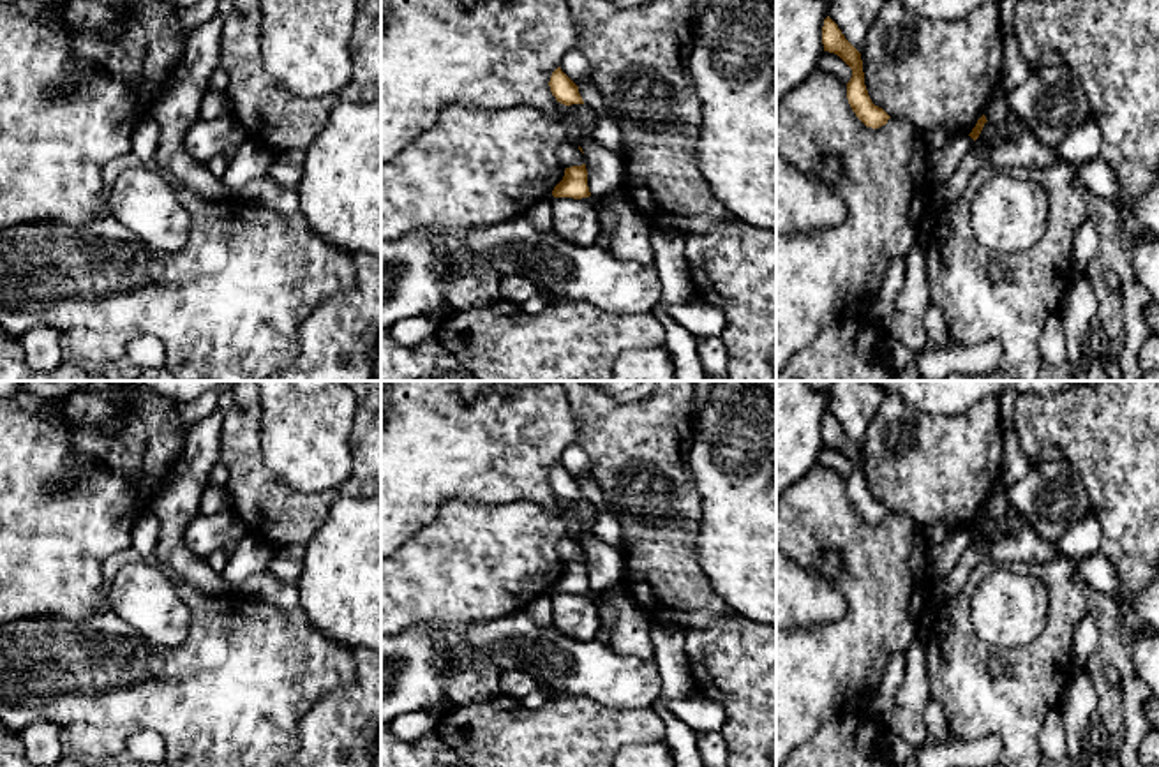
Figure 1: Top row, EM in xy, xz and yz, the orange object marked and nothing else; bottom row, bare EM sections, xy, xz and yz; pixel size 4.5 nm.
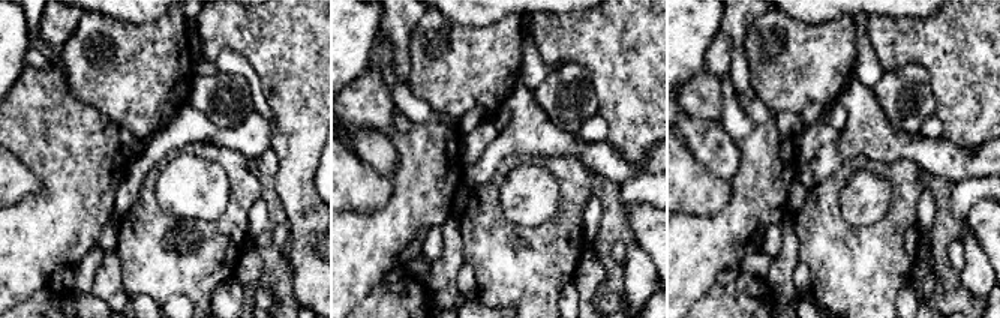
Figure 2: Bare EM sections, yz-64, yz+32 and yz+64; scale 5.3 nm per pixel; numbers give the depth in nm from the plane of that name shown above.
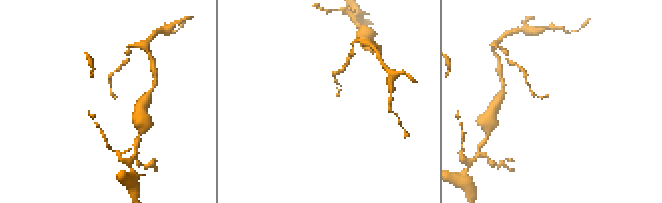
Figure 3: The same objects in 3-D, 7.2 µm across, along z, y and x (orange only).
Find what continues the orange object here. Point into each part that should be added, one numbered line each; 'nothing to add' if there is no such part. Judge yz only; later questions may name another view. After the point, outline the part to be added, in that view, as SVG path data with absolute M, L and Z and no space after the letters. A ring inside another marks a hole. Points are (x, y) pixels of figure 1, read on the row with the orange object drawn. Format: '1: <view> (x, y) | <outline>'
nothing to add

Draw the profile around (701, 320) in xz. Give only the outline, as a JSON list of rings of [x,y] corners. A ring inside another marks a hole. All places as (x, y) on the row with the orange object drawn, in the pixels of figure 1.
[[[709,303],[662,305],[662,316],[672,317],[695,337],[720,337],[725,326],[723,312]]]

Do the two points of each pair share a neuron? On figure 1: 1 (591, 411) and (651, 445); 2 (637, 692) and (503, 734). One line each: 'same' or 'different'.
1: same
2: different

